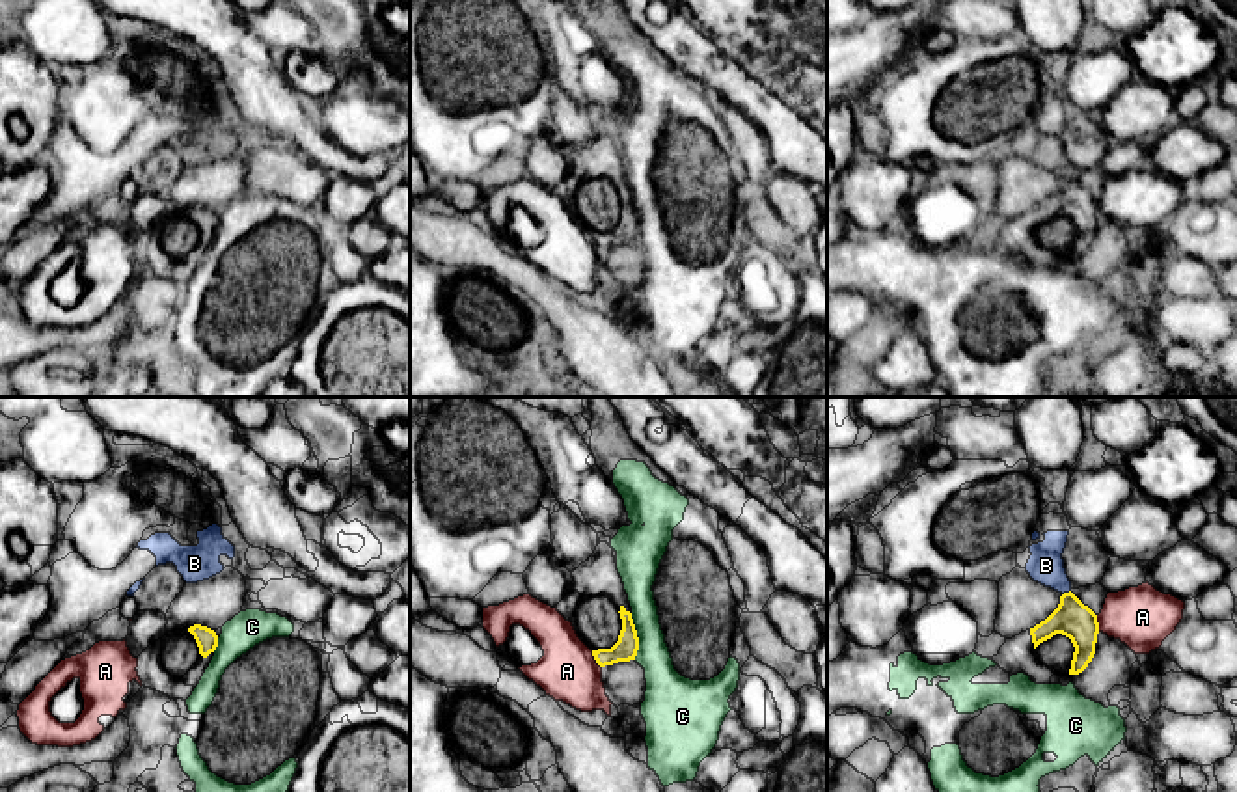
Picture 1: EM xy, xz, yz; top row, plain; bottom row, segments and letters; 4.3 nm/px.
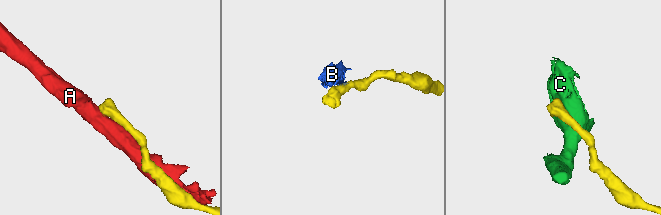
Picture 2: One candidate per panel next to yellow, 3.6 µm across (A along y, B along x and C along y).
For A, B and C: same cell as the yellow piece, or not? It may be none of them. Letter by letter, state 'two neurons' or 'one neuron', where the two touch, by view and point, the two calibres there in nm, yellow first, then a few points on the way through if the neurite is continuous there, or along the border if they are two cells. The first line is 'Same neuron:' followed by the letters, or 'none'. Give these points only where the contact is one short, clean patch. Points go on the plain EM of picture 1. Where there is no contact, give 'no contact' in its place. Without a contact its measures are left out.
Same neuron: none
A: two neurons | xz (595, 241) | 100/260 nm
B: two neurons | yz (1066, 176) | 160/160 nm | along yz (1070, 172), (1062, 177)
C: two neurons | xz (636, 218) | 100/160 nm | along xz (630, 196), (638, 220), (636, 241)

